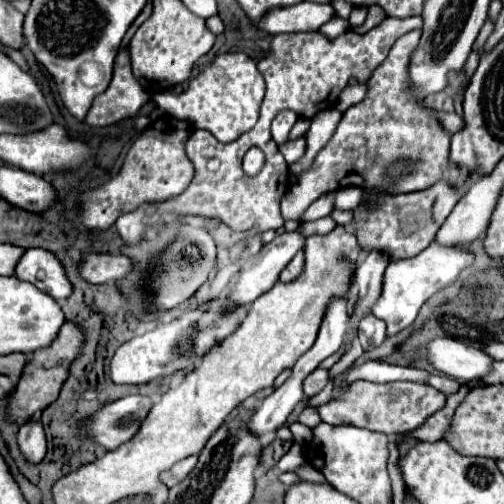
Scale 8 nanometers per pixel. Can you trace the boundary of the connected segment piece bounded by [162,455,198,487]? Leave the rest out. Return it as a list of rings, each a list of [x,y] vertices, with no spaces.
[[[192,455],[192,457],[186,457],[186,459],[178,461],[170,471],[166,471],[166,473],[162,475],[162,481],[164,481],[168,487],[178,485],[178,483],[180,483],[180,481],[184,481],[184,477],[188,477],[188,473],[196,467],[196,461],[198,461],[198,457],[196,457],[196,455]]]

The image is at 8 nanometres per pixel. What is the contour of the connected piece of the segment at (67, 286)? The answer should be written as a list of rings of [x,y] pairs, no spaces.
[[[28,249],[16,265],[16,277],[36,285],[54,299],[72,295],[72,283],[60,259],[48,249]]]

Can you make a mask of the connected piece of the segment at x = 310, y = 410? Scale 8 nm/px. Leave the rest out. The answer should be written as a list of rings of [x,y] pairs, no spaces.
[[[306,407],[306,409],[302,411],[302,415],[298,417],[298,421],[304,423],[304,425],[308,425],[310,429],[316,427],[316,425],[320,425],[322,421],[320,421],[320,415],[318,415],[318,407]]]

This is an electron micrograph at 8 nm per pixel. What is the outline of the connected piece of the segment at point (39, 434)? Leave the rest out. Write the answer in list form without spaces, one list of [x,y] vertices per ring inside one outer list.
[[[38,417],[28,419],[28,423],[22,423],[18,431],[18,445],[30,463],[40,463],[44,459],[46,437],[44,437],[44,427]]]

